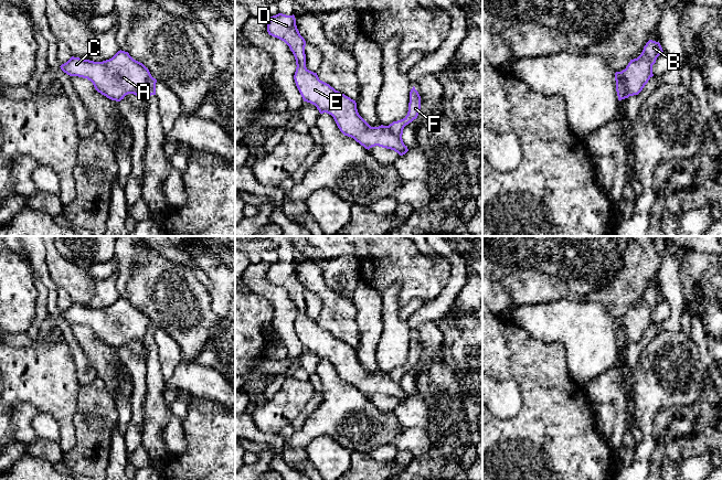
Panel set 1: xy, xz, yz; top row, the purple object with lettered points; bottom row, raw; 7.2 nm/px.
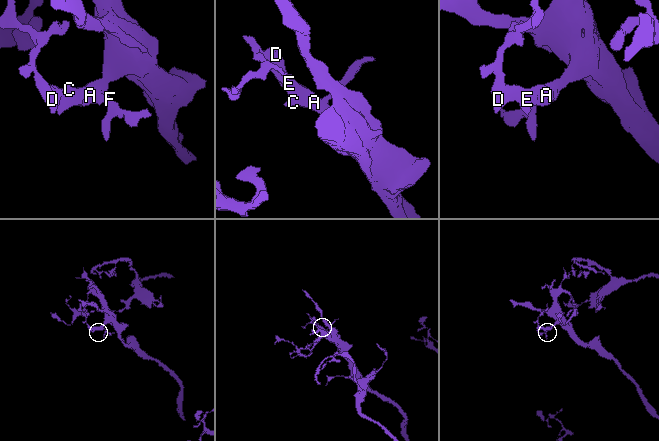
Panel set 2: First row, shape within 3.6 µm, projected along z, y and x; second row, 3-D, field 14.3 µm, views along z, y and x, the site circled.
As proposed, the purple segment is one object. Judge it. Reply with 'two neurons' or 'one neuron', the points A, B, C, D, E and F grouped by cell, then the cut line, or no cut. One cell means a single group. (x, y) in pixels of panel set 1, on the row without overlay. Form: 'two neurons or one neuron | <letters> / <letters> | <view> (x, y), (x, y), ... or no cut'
two neurons | A B C D E / F | yz (619, 319), (630, 342)

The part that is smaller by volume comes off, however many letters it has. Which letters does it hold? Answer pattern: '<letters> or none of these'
F

